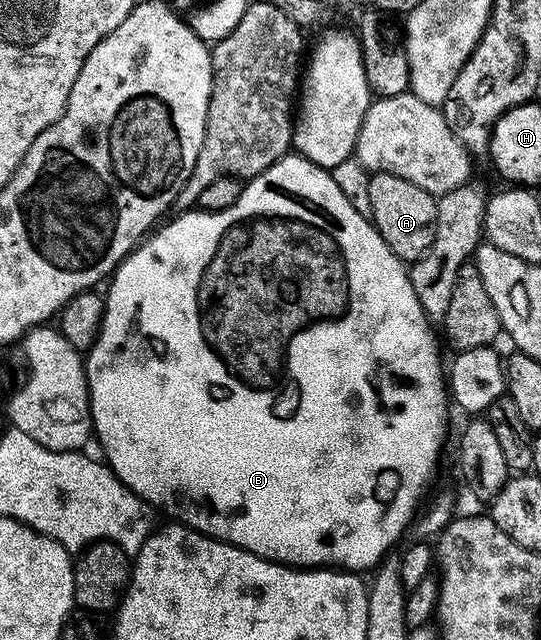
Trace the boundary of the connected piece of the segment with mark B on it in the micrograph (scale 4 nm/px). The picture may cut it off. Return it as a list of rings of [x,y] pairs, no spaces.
[[[329,29],[318,39],[317,46],[314,47],[313,54],[311,53],[312,49],[303,69],[303,84],[299,89],[299,108],[295,113],[292,143],[292,148],[294,150],[298,149],[306,158],[293,157],[294,155],[283,156],[274,165],[267,167],[267,171],[263,171],[257,177],[248,178],[244,182],[239,199],[235,199],[235,203],[231,203],[231,207],[220,209],[214,213],[204,211],[178,212],[176,214],[178,217],[174,221],[166,220],[156,232],[146,236],[137,248],[128,253],[120,265],[113,270],[111,280],[108,282],[108,285],[110,284],[109,293],[104,294],[105,314],[101,320],[101,330],[95,339],[95,343],[83,357],[85,378],[89,388],[89,414],[93,416],[92,436],[95,441],[101,444],[101,449],[105,452],[103,454],[105,464],[112,469],[114,475],[132,493],[142,497],[154,510],[160,511],[162,509],[169,516],[166,518],[185,525],[189,529],[194,529],[197,533],[214,537],[216,541],[228,541],[230,545],[237,545],[240,549],[251,551],[263,559],[275,562],[276,565],[287,565],[299,569],[336,567],[342,571],[362,571],[361,569],[369,568],[369,570],[372,570],[385,560],[387,554],[392,550],[389,548],[404,535],[405,529],[407,533],[422,508],[423,500],[421,501],[421,496],[424,495],[425,488],[432,483],[433,472],[437,469],[437,460],[441,457],[441,444],[445,441],[445,424],[449,421],[451,397],[447,392],[447,369],[444,364],[441,366],[441,349],[437,346],[436,335],[433,334],[434,326],[429,318],[425,316],[423,307],[419,305],[419,299],[415,299],[415,287],[411,287],[408,268],[394,255],[391,247],[387,247],[387,243],[373,226],[372,220],[359,215],[359,211],[355,211],[355,207],[351,207],[351,199],[347,199],[347,195],[343,195],[343,191],[339,191],[339,186],[336,185],[332,172],[330,172],[339,163],[348,161],[354,156],[359,127],[363,123],[365,113],[371,104],[367,75],[363,71],[361,43],[350,30],[348,33],[345,29]]]

